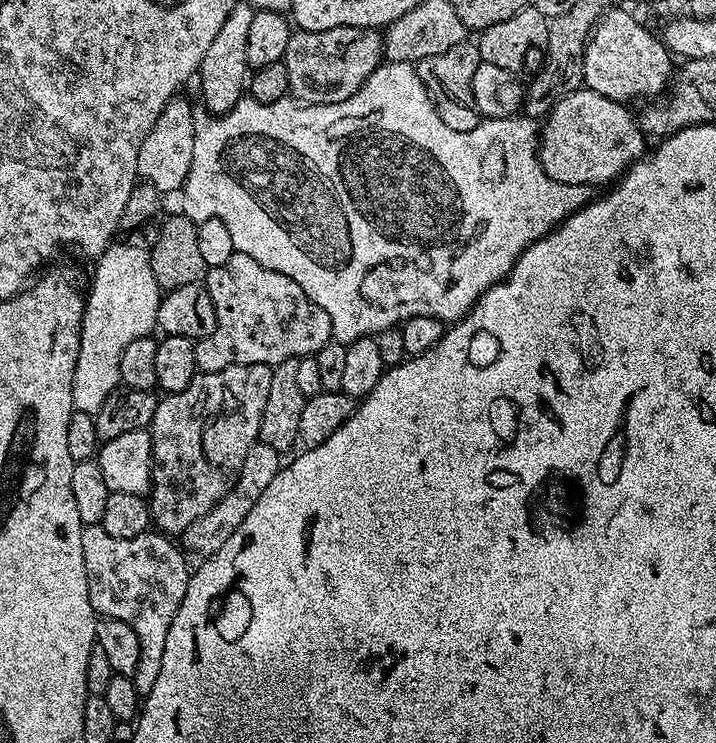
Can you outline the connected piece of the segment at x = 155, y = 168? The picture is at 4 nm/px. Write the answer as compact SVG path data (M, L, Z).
M177 94L172 97L170 102L166 102L166 106L162 110L162 114L158 114L158 122L154 122L154 126L150 130L150 134L146 134L146 138L138 150L136 174L143 183L156 188L161 194L167 194L167 192L179 193L181 189L183 189L184 183L188 181L190 166L192 165L197 119L197 113L192 113L192 104L186 97L184 97L184 94Z

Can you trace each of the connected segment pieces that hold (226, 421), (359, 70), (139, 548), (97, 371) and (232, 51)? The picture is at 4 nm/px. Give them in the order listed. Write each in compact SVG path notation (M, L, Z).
M239 364L238 366L230 366L226 370L218 370L217 372L200 372L190 382L190 386L186 386L186 390L170 392L161 395L157 399L154 418L150 425L152 433L152 490L150 493L150 507L152 509L152 524L161 533L167 534L172 538L179 537L188 529L190 522L196 522L198 518L202 518L202 514L206 514L206 510L210 510L236 485L242 466L246 462L246 454L260 440L260 423L262 422L262 414L266 410L266 397L270 395L270 374L272 369L273 365L271 364Z
M338 26L334 30L318 30L317 32L293 31L290 43L286 46L283 64L286 66L286 75L290 77L288 87L291 99L305 104L337 104L346 102L374 74L374 70L382 63L384 51L384 36L374 28L351 28Z
M99 524L87 525L82 530L82 558L86 562L94 610L101 617L126 622L126 626L138 634L140 657L132 681L141 698L154 690L154 681L162 674L166 634L170 634L170 622L174 622L174 614L178 614L190 575L185 553L171 543L175 544L156 530L143 532L138 538L110 538Z
M113 242L95 261L96 273L92 276L92 289L86 292L84 321L78 346L78 362L74 366L72 407L75 411L96 416L102 402L120 384L118 362L122 350L134 338L153 335L156 328L156 311L162 299L162 290L150 268L149 249L136 244Z
M238 2L226 22L218 30L214 42L206 49L206 58L202 58L198 81L200 80L200 92L204 95L204 104L209 113L223 114L229 112L239 100L245 99L246 89L250 79L250 69L246 58L246 37L250 35L250 25L254 23L256 9L251 3Z

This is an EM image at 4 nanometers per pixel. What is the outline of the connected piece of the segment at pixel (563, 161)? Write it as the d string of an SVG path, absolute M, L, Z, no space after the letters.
M583 86L577 92L562 97L543 121L542 131L538 136L538 155L542 170L554 182L563 184L597 186L596 184L611 185L619 180L628 171L628 167L646 152L646 137L640 128L640 121L628 108L631 107L627 103L611 100L606 98L606 94L598 94Z

